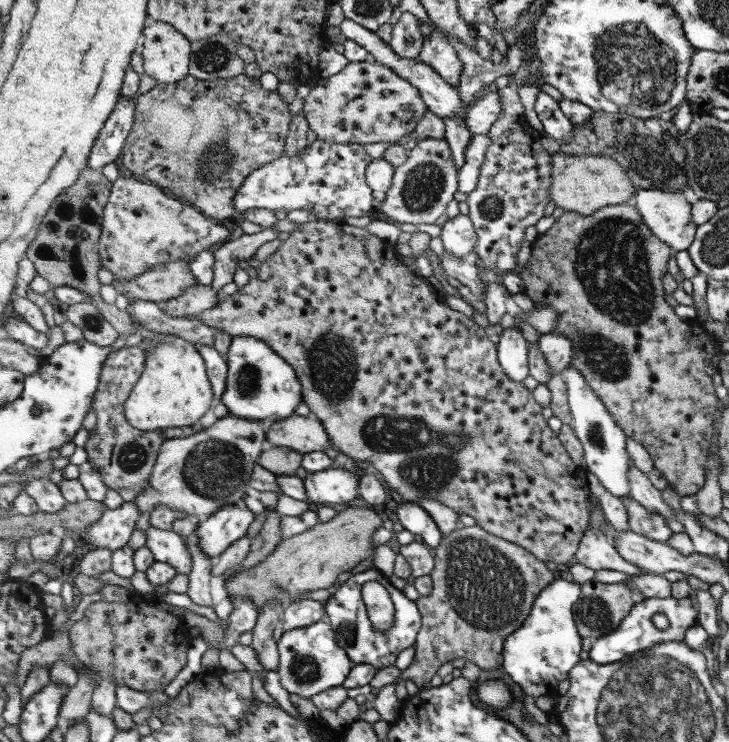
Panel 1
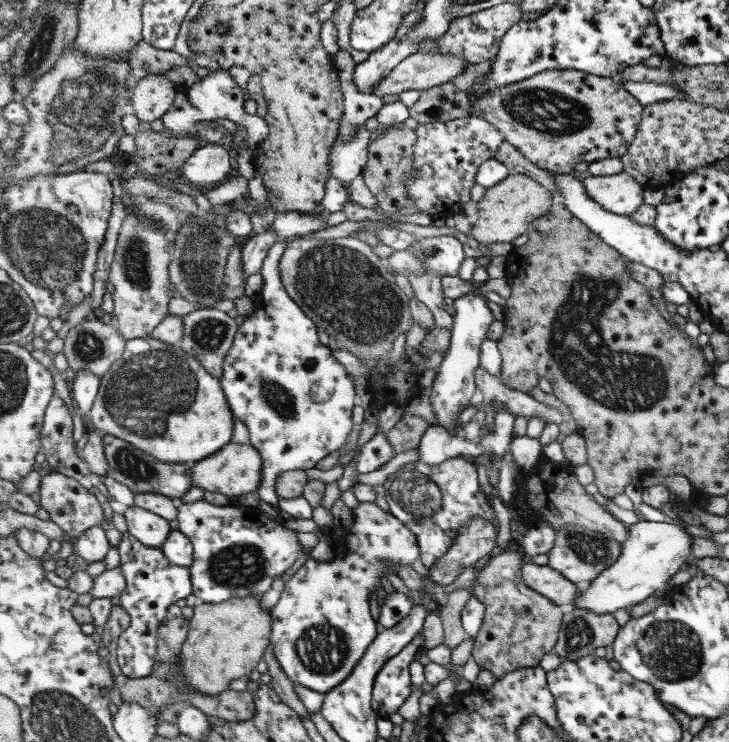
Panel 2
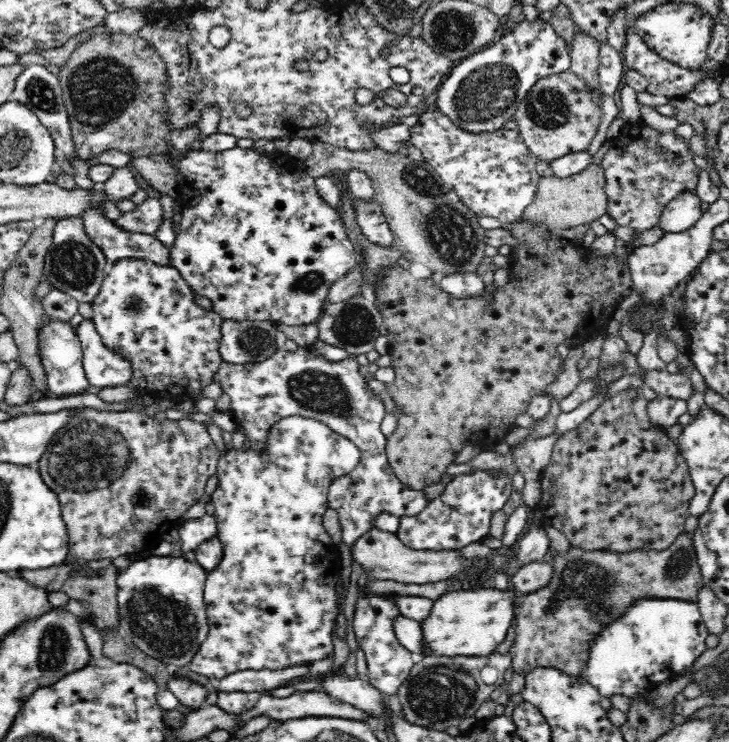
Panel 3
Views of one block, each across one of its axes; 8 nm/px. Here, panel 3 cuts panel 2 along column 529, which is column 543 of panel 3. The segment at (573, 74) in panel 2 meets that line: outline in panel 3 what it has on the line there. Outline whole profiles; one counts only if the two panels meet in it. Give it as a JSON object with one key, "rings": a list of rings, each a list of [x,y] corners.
{"rings":[[[570,70],[551,74],[536,82],[526,98],[518,105],[513,120],[520,136],[538,159],[554,161],[561,155],[586,150],[600,126],[600,97],[584,85],[584,81]]]}

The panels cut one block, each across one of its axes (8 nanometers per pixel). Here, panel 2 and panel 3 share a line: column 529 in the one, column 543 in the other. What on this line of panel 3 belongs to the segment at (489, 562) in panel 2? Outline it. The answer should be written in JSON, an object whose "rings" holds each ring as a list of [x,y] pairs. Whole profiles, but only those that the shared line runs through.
{"rings":[[[681,531],[666,547],[662,547],[660,550],[656,550],[655,547],[641,547],[636,550],[620,551],[620,550],[584,550],[582,546],[571,546],[568,552],[554,552],[551,551],[547,557],[550,568],[552,568],[552,574],[549,576],[548,582],[545,586],[538,588],[526,595],[518,595],[519,604],[516,608],[516,643],[512,648],[512,670],[518,672],[518,674],[528,675],[532,670],[543,668],[556,668],[563,671],[572,677],[582,677],[584,674],[584,668],[588,666],[588,660],[591,658],[592,646],[596,644],[599,638],[599,634],[611,625],[611,622],[622,620],[627,613],[627,610],[635,605],[635,602],[642,600],[660,600],[660,599],[690,599],[692,602],[697,602],[696,596],[698,596],[698,590],[703,584],[703,578],[701,570],[697,561],[695,545],[694,545],[694,532]]]}

